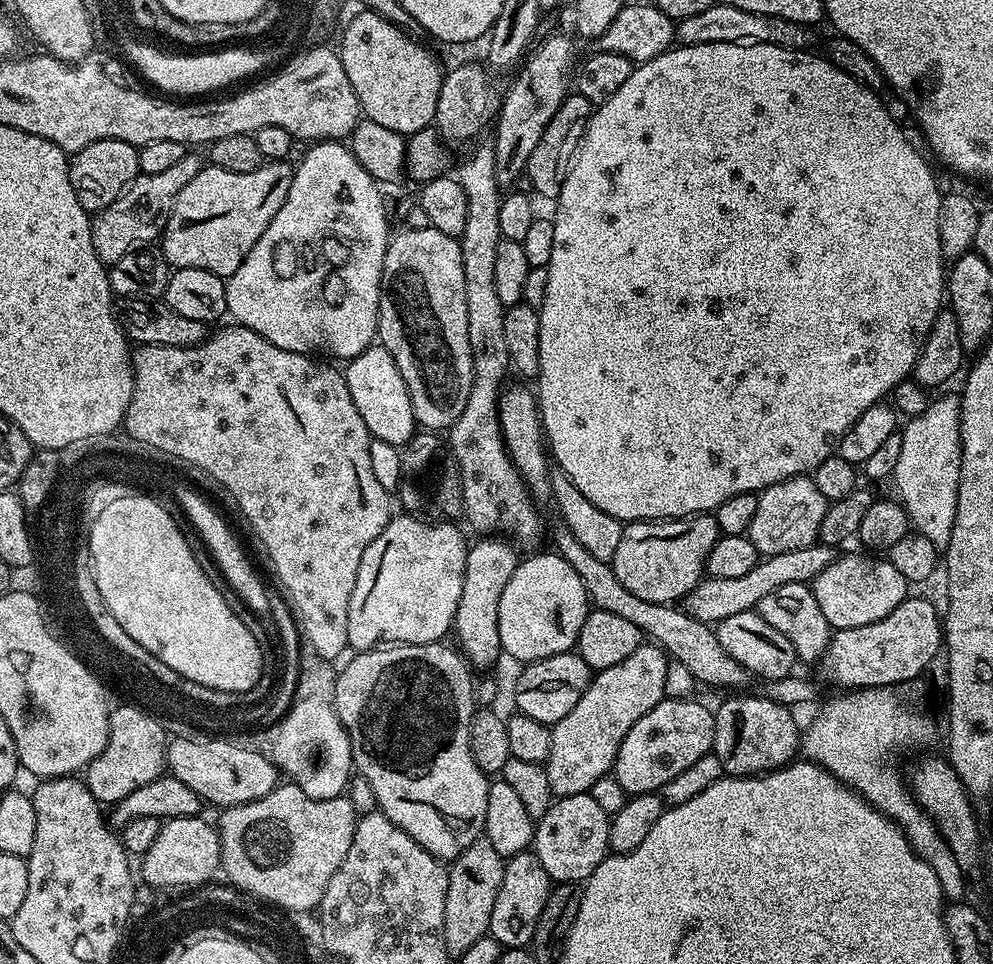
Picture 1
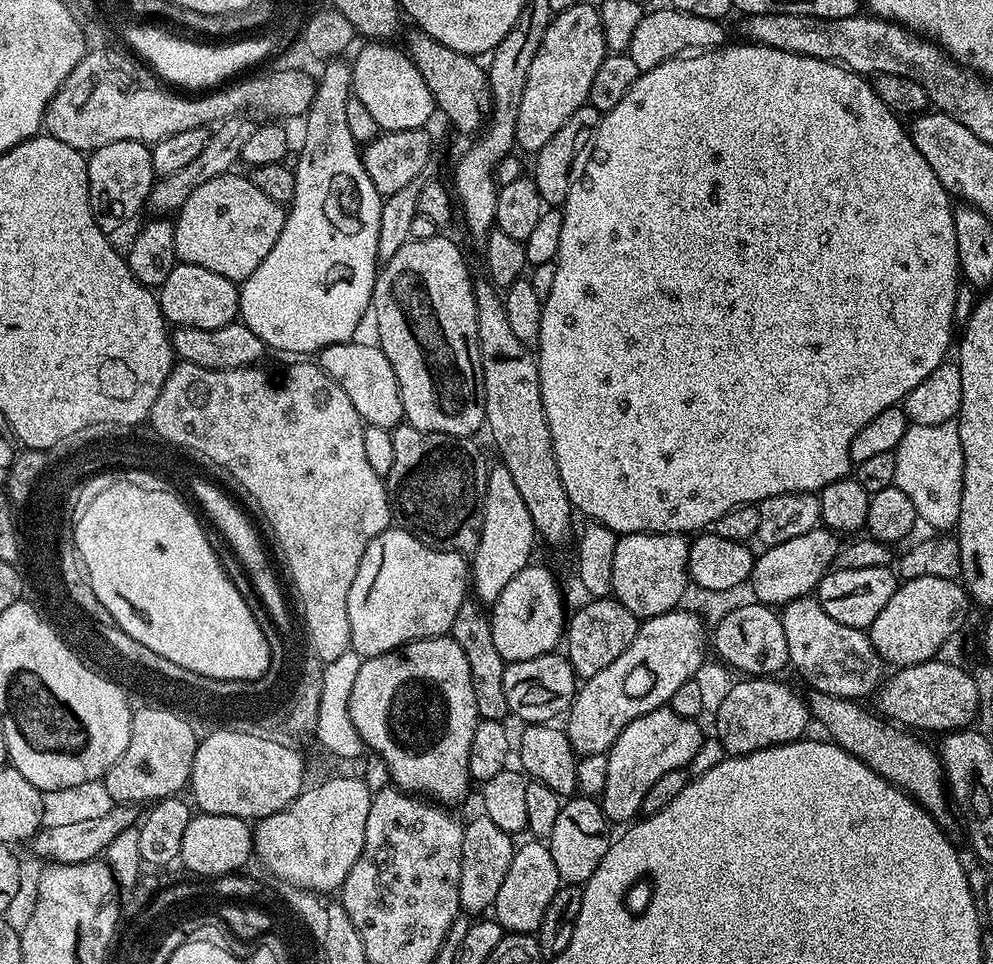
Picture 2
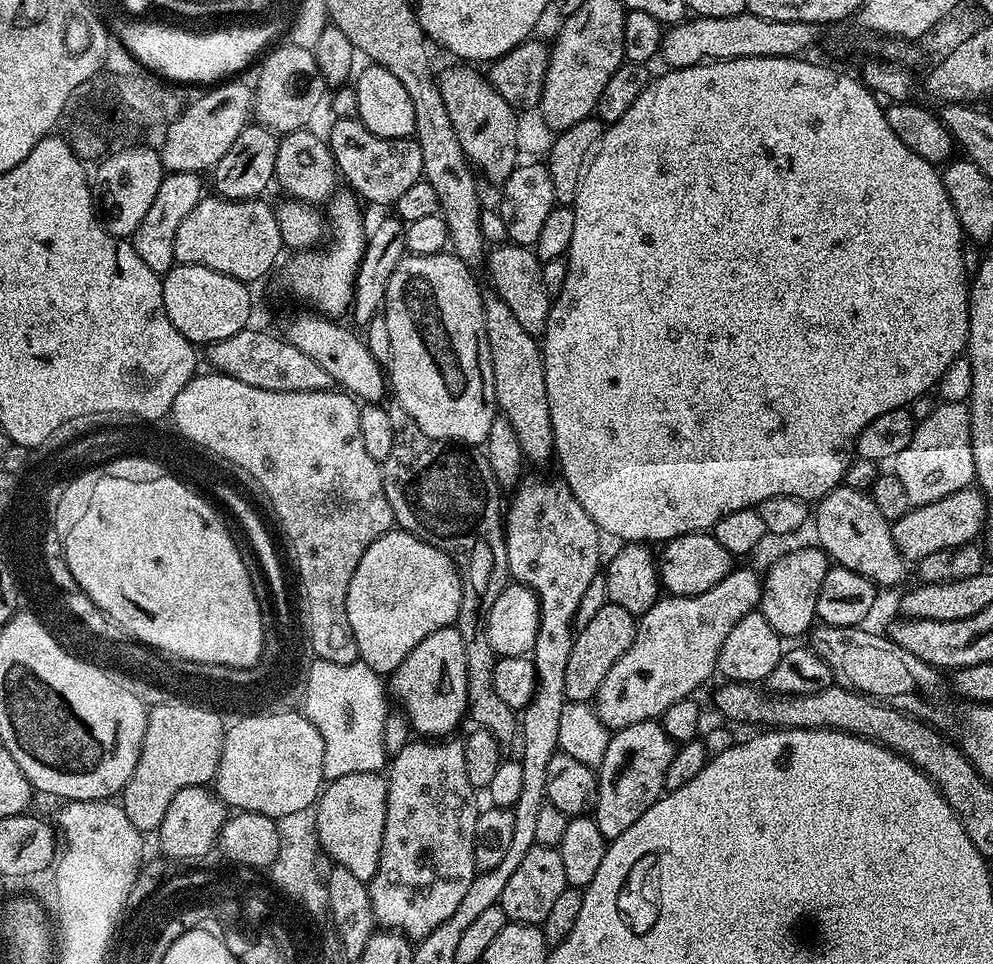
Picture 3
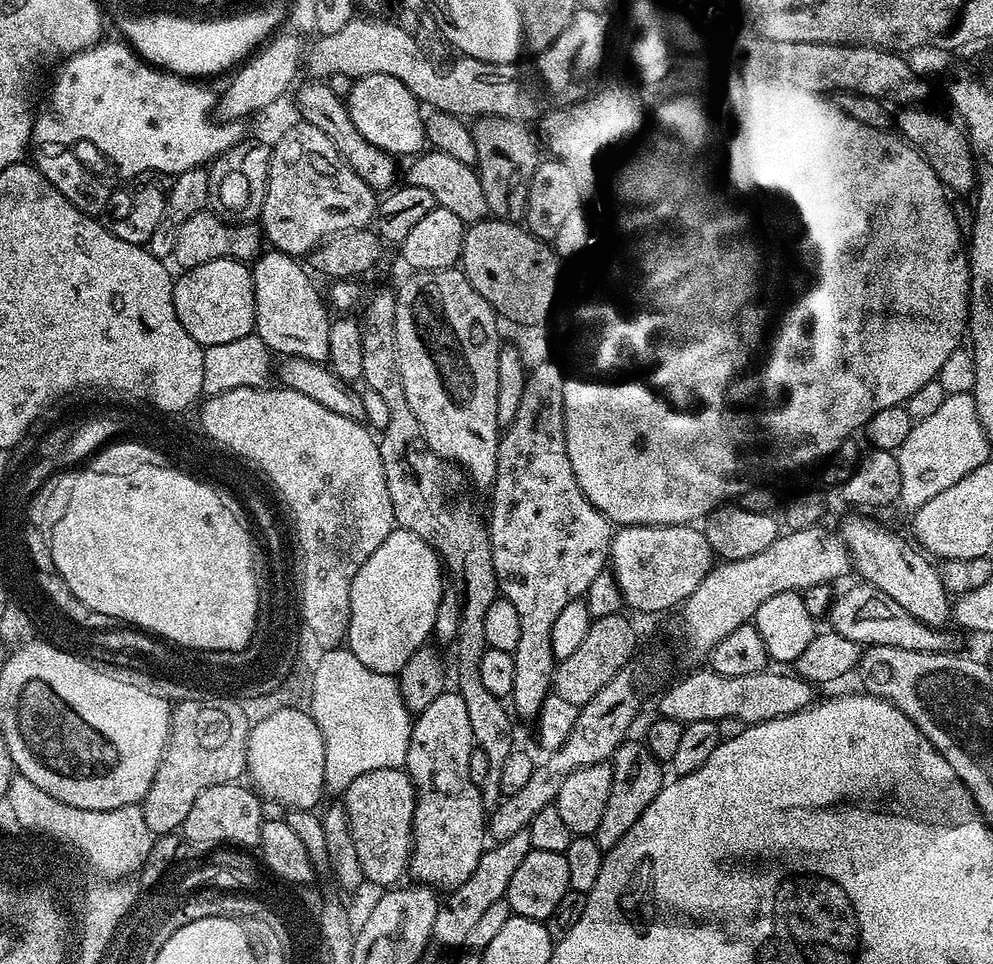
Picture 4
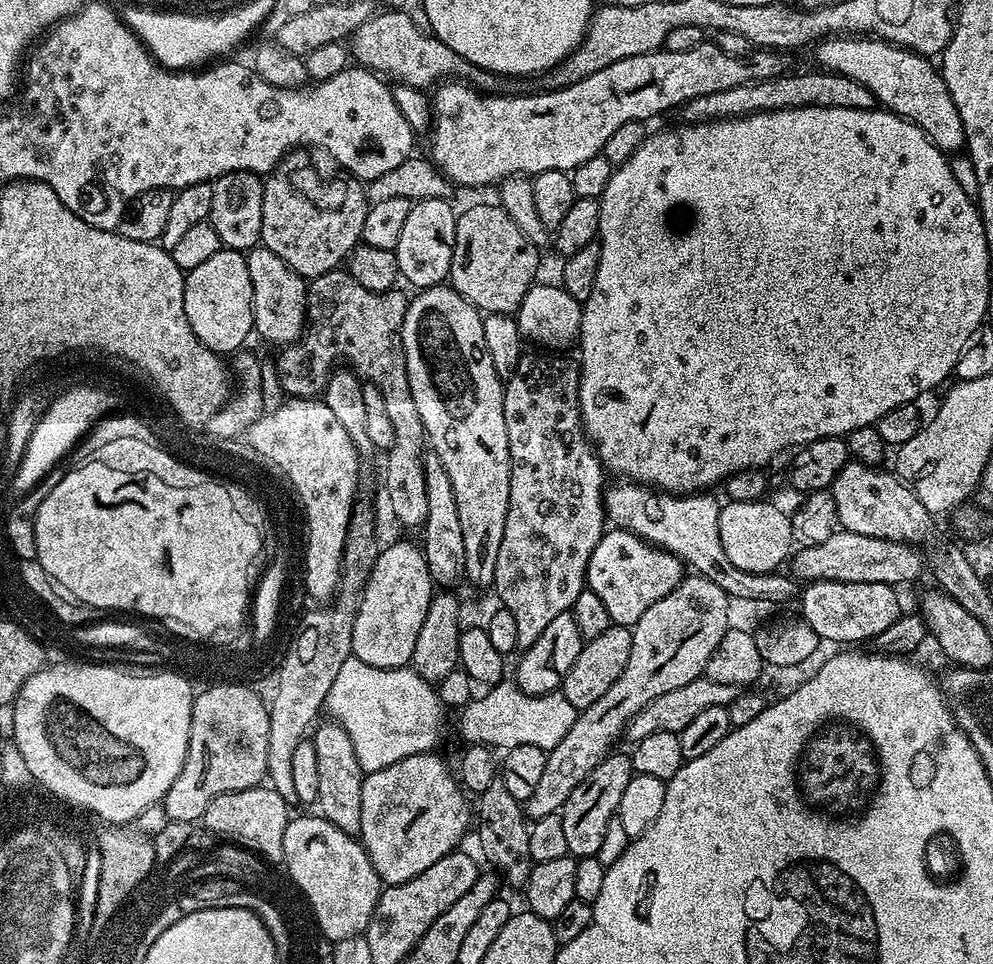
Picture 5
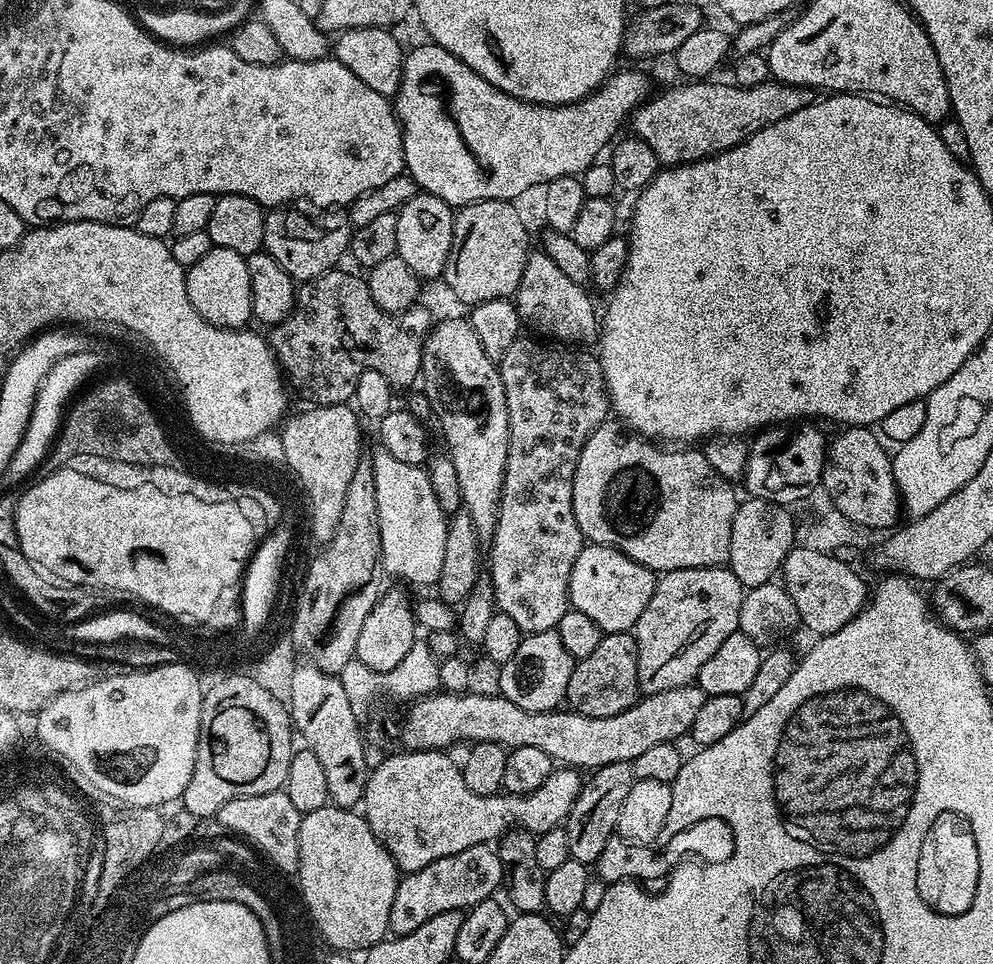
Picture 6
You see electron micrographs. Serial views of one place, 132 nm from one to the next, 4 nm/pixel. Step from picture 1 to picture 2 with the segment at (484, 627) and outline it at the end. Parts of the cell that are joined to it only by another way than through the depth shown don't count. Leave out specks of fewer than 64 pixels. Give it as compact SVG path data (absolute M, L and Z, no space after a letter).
M493 463L488 470L482 534L475 552L470 556L470 588L481 605L495 604L502 590L506 590L506 585L514 579L514 574L528 567L533 559L532 547L535 544L538 544L536 527L518 486L514 486L510 470L506 470L504 464Z

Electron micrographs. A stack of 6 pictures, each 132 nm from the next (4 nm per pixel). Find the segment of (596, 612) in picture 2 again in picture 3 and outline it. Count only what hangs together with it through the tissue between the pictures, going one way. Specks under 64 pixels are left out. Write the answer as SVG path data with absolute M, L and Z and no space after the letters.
M609 602L594 614L594 619L586 622L572 637L570 659L566 665L566 701L573 704L586 704L595 701L598 690L610 674L610 666L630 650L636 637L637 617L630 610Z

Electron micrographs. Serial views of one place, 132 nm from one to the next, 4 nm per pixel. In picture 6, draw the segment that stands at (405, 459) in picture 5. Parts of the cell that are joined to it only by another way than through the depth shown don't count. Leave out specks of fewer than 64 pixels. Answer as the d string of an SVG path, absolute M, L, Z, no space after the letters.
M333 270L313 280L303 281L296 289L296 305L292 307L292 312L271 329L272 352L287 383L301 399L319 407L349 403L355 397L358 379L366 370L378 370L378 374L383 374L393 389L411 389L411 384L417 383L420 374L424 338L434 327L431 310L417 302L405 312L383 312L378 302L370 298L368 281L363 275L340 271Z

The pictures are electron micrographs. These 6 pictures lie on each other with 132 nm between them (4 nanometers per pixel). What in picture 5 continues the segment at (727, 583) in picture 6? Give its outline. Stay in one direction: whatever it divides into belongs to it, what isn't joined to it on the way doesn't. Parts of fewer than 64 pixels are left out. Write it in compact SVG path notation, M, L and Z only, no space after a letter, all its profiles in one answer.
M695 574L685 575L684 580L666 598L661 598L659 602L654 602L638 622L631 625L632 641L630 642L630 662L626 662L626 670L622 670L622 675L594 706L583 709L577 715L574 726L570 726L570 731L566 733L566 738L558 742L558 746L547 749L546 767L542 773L542 779L538 781L538 787L534 789L534 794L526 801L526 815L529 821L538 818L546 818L546 814L554 814L564 807L566 798L574 794L574 786L594 770L594 766L601 764L604 759L617 747L616 739L625 735L630 718L642 710L654 698L661 694L667 694L669 690L675 690L677 686L686 686L686 682L694 682L699 676L704 675L706 662L710 662L710 654L722 642L722 638L728 633L730 621L728 621L728 604L730 598L722 590L722 586L714 586L704 576Z

